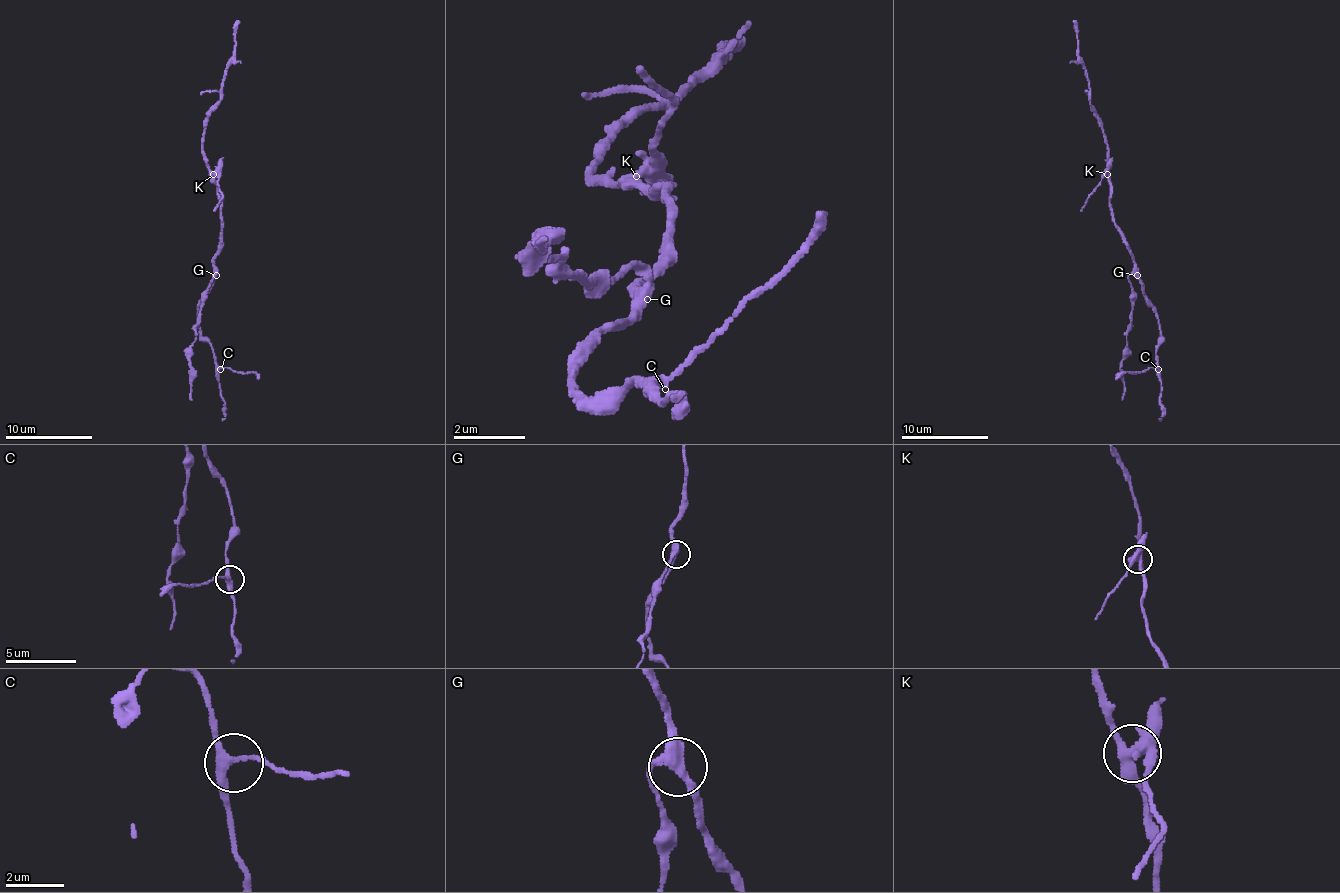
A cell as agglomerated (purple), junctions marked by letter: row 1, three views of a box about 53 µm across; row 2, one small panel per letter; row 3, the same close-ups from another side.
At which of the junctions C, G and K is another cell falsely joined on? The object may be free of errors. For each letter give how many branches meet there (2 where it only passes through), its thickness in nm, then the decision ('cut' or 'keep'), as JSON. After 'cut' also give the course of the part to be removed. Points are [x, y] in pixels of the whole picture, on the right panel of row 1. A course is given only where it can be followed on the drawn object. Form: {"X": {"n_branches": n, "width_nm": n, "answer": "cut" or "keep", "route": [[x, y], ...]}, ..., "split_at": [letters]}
{"C": {"n_branches": 3, "width_nm": 280, "answer": "keep"}, "G": {"n_branches": 3, "width_nm": 320, "answer": "keep"}, "K": {"n_branches": 4, "width_nm": 360, "answer": "cut", "route": [[1106, 173], [1080, 210]]}, "split_at": ["K"]}

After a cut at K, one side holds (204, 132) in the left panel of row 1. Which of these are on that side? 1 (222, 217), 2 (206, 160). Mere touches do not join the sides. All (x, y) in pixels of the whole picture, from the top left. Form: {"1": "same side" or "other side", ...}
{"1": "same side", "2": "same side"}

